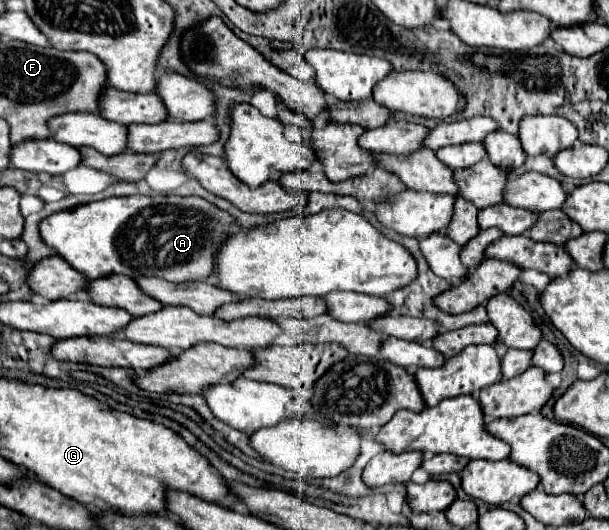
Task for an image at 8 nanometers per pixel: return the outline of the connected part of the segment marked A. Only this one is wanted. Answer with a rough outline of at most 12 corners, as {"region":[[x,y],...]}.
{"region":[[110,197],[40,221],[88,279],[212,275],[234,219],[200,197]]}

